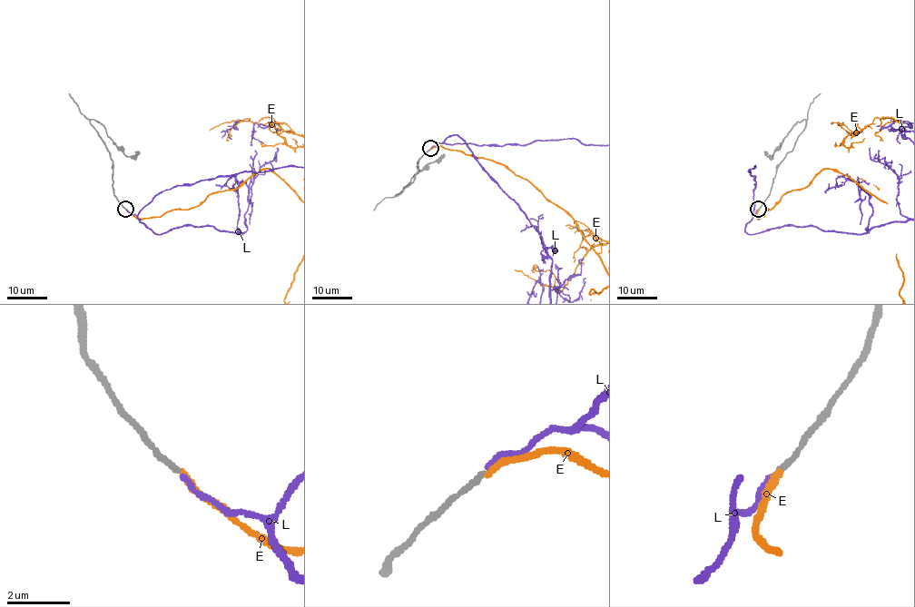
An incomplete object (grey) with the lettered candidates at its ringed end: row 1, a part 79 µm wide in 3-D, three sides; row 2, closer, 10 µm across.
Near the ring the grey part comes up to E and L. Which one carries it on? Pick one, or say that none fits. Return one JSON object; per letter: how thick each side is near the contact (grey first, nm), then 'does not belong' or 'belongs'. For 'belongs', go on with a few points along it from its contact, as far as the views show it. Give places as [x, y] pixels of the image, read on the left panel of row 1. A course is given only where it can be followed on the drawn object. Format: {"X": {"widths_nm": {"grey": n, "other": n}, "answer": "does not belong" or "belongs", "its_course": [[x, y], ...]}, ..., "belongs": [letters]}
{"E": {"widths_nm": {"grey": 180, "other": 200}, "answer": "does not belong"}, "L": {"widths_nm": {"grey": 180, "other": 170}, "answer": "belongs"}, "belongs": ["L"]}

